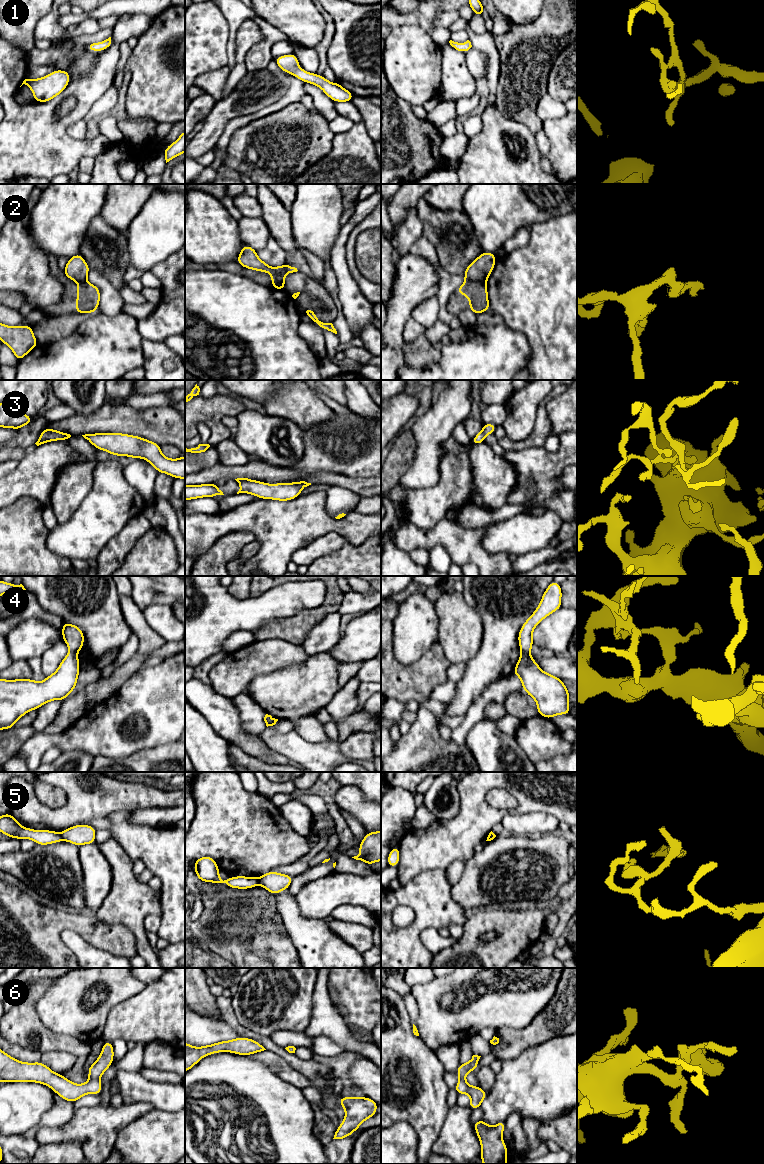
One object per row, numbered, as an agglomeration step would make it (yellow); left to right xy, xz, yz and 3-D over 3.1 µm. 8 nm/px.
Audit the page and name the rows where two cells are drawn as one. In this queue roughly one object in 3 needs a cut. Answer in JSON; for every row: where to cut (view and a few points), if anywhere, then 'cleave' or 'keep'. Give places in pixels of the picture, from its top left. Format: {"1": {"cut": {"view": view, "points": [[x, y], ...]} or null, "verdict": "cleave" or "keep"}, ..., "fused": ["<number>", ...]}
{"1": {"cut": null, "verdict": "keep"}, "2": {"cut": {"view": "yz", "points": [[466, 278], [485, 283]]}, "verdict": "cleave"}, "3": {"cut": null, "verdict": "keep"}, "4": {"cut": {"view": "yz", "points": [[521, 651], [529, 654]]}, "verdict": "cleave"}, "5": {"cut": {"view": "xy", "points": [[59, 833], [62, 839]]}, "verdict": "cleave"}, "6": {"cut": null, "verdict": "keep"}, "fused": ["2", "4", "5"]}

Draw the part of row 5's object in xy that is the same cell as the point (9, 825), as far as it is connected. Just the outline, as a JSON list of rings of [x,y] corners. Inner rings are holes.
[[[10,813],[0,815],[0,833],[8,838],[31,839],[38,845],[49,845],[62,841],[60,833],[51,830],[34,830],[22,827]]]

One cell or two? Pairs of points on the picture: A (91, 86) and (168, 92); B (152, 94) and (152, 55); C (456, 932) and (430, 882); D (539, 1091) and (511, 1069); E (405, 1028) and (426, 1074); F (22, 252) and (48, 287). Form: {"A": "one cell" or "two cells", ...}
{"A": "two cells", "B": "one cell", "C": "two cells", "D": "one cell", "E": "one cell", "F": "one cell"}

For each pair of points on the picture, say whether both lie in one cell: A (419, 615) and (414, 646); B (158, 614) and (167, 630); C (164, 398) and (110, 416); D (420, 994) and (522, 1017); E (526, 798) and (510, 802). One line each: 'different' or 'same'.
A: same
B: same
C: different
D: same
E: different

